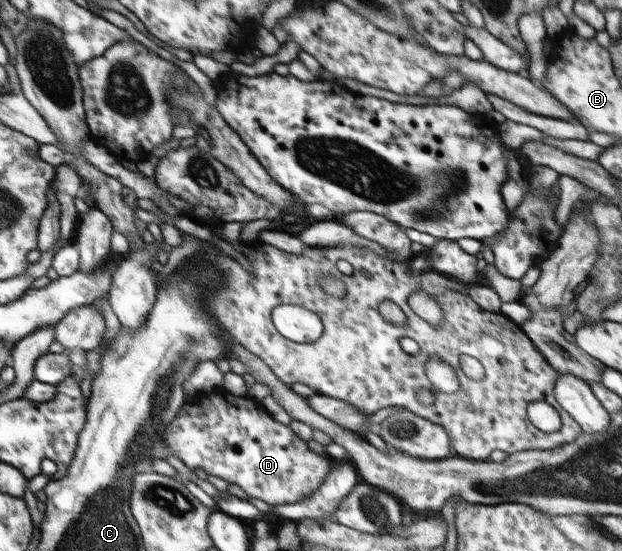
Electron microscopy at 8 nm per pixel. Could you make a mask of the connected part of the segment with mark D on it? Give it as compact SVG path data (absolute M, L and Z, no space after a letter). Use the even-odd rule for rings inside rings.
M224 390L209 393L200 403L182 406L167 425L163 440L170 454L179 457L190 469L204 469L208 475L221 477L240 487L248 496L262 499L270 505L293 504L318 491L336 461L326 453L312 452L306 441L302 441L289 425L276 421L259 402Z

